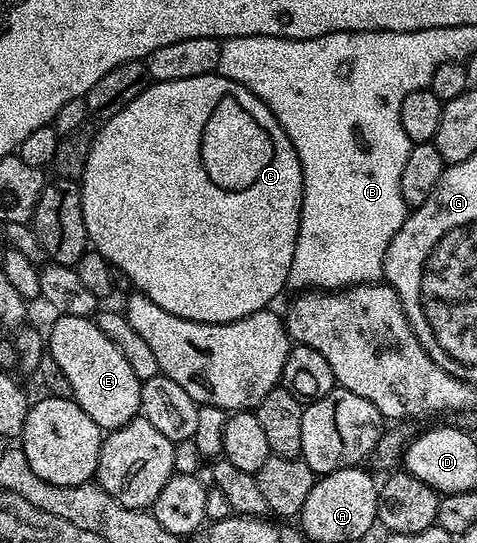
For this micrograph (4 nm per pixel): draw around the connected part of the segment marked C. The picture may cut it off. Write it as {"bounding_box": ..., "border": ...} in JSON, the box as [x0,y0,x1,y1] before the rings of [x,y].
{"bounding_box":[80,72,302,325],"border":[[[217,72],[196,75],[196,79],[155,81],[147,84],[146,89],[124,107],[124,111],[116,111],[116,115],[105,118],[99,125],[102,126],[97,126],[88,155],[88,167],[84,167],[84,175],[80,178],[86,236],[96,252],[104,255],[121,276],[127,277],[137,292],[152,299],[156,307],[180,315],[180,319],[223,325],[267,308],[271,304],[269,301],[282,288],[287,288],[300,231],[302,168],[296,147],[292,147],[288,135],[284,135],[284,127],[280,127],[276,115],[272,115],[268,106],[256,99],[252,91]]]}

